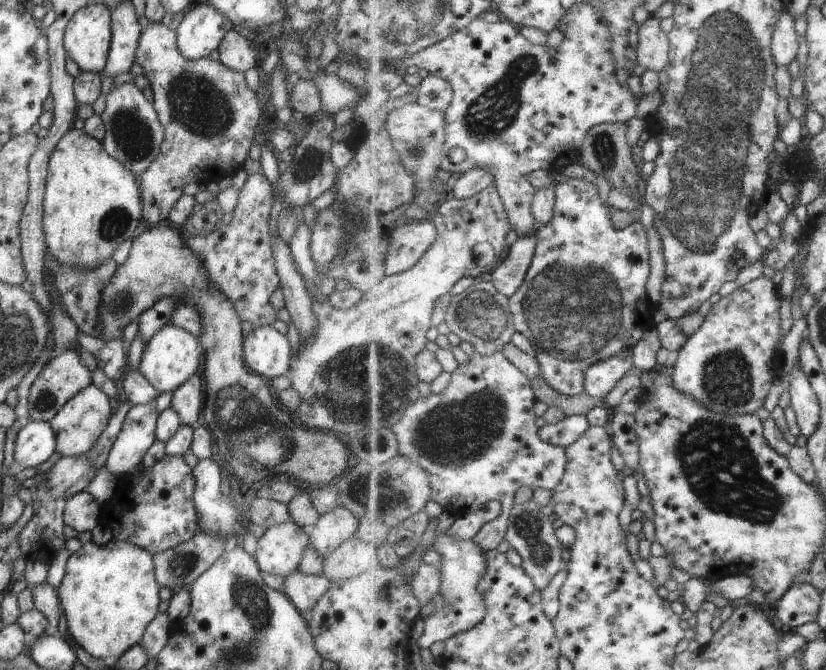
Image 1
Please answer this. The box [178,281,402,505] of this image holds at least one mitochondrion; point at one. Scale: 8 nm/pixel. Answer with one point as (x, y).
(250, 431)

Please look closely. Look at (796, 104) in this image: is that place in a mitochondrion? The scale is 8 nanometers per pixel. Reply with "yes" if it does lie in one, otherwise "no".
no

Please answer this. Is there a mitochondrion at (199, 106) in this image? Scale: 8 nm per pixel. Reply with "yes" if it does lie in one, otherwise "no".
yes

